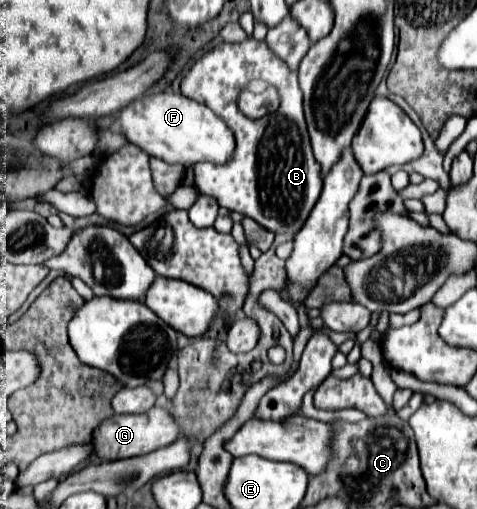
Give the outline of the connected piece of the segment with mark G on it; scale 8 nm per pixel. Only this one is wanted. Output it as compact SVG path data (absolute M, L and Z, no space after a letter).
M155 405L147 413L139 413L139 415L113 415L105 423L101 423L101 427L97 427L97 431L93 433L93 445L97 447L95 455L115 461L115 459L135 457L141 453L145 455L159 447L167 447L179 437L179 433L181 429L175 417L167 409Z

